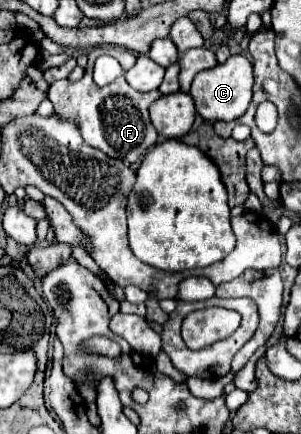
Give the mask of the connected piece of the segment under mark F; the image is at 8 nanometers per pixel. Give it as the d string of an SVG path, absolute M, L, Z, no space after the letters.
M96 46L88 54L88 66L86 66L84 78L78 80L78 82L58 80L58 82L50 84L48 98L54 104L56 114L62 114L62 118L74 118L74 120L78 120L78 128L82 130L82 138L84 138L84 142L88 146L94 146L94 148L102 150L110 158L118 158L118 160L122 160L126 164L134 164L158 140L158 132L154 130L154 126L150 122L148 108L162 94L160 94L160 90L152 90L152 92L146 92L146 94L138 92L138 90L134 90L134 88L128 86L128 82L126 82L124 76L116 78L108 86L102 86L102 88L96 86L96 82L92 78L92 68L94 68L94 60L98 56L102 56L102 54L114 56L124 70L132 68L134 62L136 62L136 54L132 50L118 48L118 46Z

